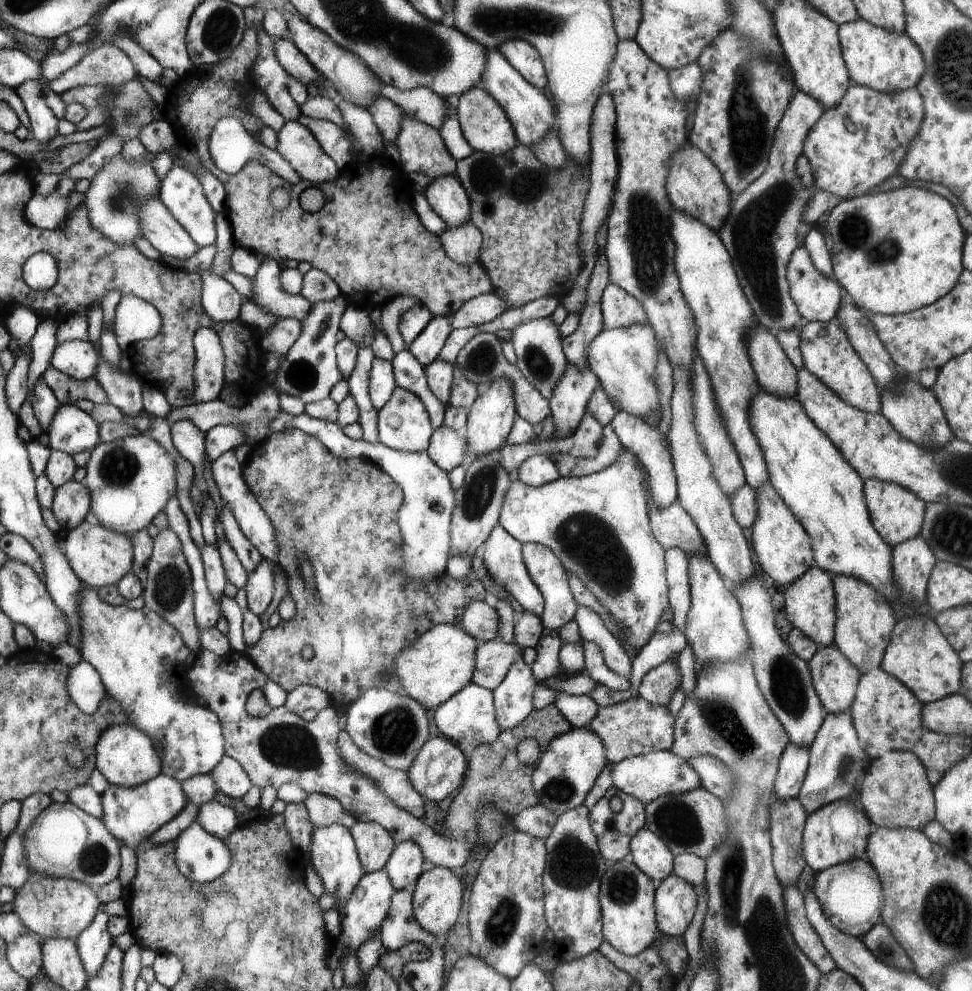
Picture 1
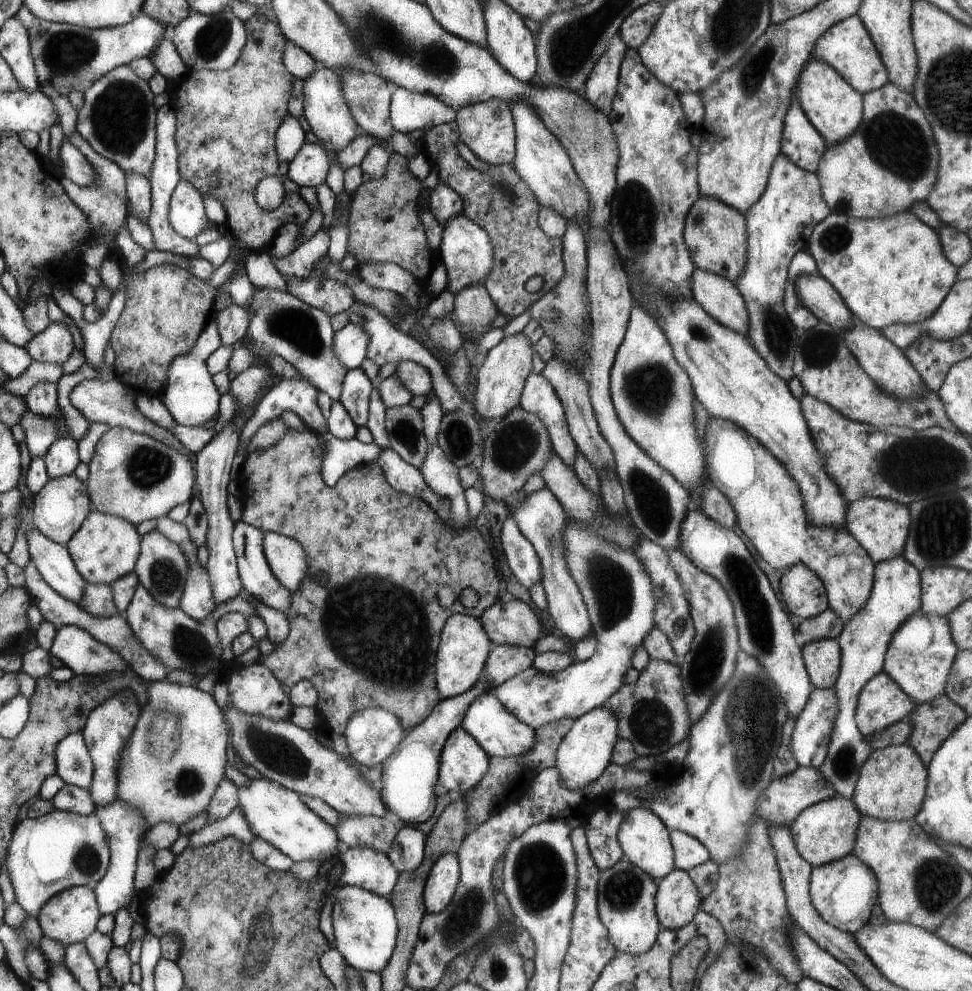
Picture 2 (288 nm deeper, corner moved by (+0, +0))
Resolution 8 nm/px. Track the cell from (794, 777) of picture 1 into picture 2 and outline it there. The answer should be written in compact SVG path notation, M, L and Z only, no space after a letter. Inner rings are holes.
M833 688L815 690L793 722L793 734L789 740L789 754L799 768L815 768L823 762L831 720L835 716Z

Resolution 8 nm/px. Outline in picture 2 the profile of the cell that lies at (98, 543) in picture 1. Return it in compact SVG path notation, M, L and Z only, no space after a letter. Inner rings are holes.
M89 512L83 524L65 542L65 548L71 554L75 568L79 568L83 580L87 580L87 584L111 586L113 582L119 582L119 578L123 578L125 574L135 572L135 562L141 552L141 536L137 532L137 526L129 524L127 520Z

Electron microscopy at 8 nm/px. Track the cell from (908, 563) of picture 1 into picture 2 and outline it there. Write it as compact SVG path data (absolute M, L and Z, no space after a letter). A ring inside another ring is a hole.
M895 556L875 564L875 582L867 604L863 606L863 610L859 610L859 614L855 614L847 622L847 626L843 626L843 632L837 636L837 642L841 646L841 668L839 678L833 686L835 716L831 720L825 758L817 766L817 772L821 774L823 782L833 790L835 796L853 800L861 766L873 752L869 738L859 734L855 724L859 692L873 676L883 672L885 652L887 646L891 644L891 634L895 634L895 630L899 630L899 626L919 610L921 610L921 572L903 556Z

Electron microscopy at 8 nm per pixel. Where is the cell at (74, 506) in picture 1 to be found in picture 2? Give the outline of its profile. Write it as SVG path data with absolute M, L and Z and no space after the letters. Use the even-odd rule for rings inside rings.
M73 474L53 478L43 486L43 490L35 496L33 506L33 528L47 536L47 540L65 546L65 542L71 538L71 534L83 524L85 516L91 512L91 502L87 496L87 488L83 482L79 482Z

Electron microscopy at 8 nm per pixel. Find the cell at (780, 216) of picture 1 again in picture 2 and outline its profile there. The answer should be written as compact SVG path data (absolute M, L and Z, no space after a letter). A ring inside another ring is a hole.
M783 152L775 156L763 194L745 210L745 264L733 280L749 312L749 342L771 372L785 382L793 376L793 352L799 330L785 312L787 268L797 250L809 250L813 228L831 214L823 202L819 180L813 172L803 172Z

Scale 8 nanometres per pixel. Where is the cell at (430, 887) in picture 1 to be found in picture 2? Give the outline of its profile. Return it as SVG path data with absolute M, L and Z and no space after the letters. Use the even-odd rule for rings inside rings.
M443 854L431 868L425 888L423 888L423 908L425 914L439 914L455 894L459 884L459 862L455 854Z

